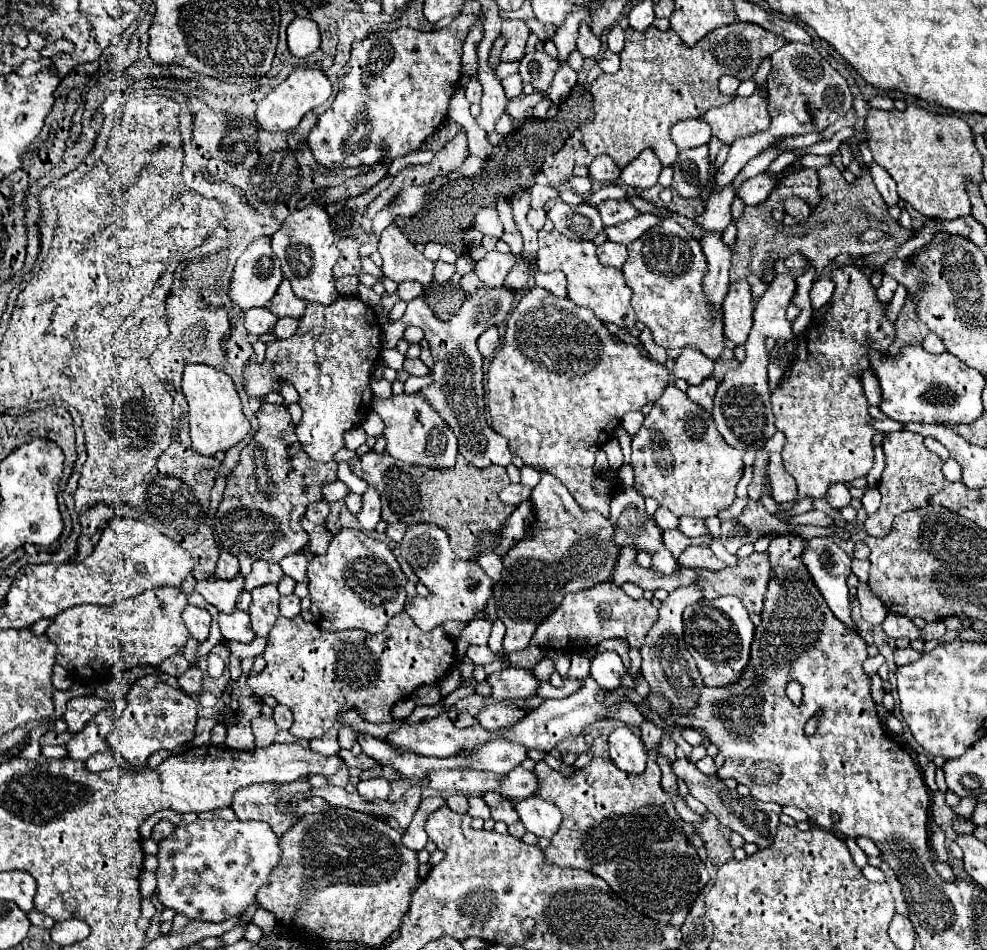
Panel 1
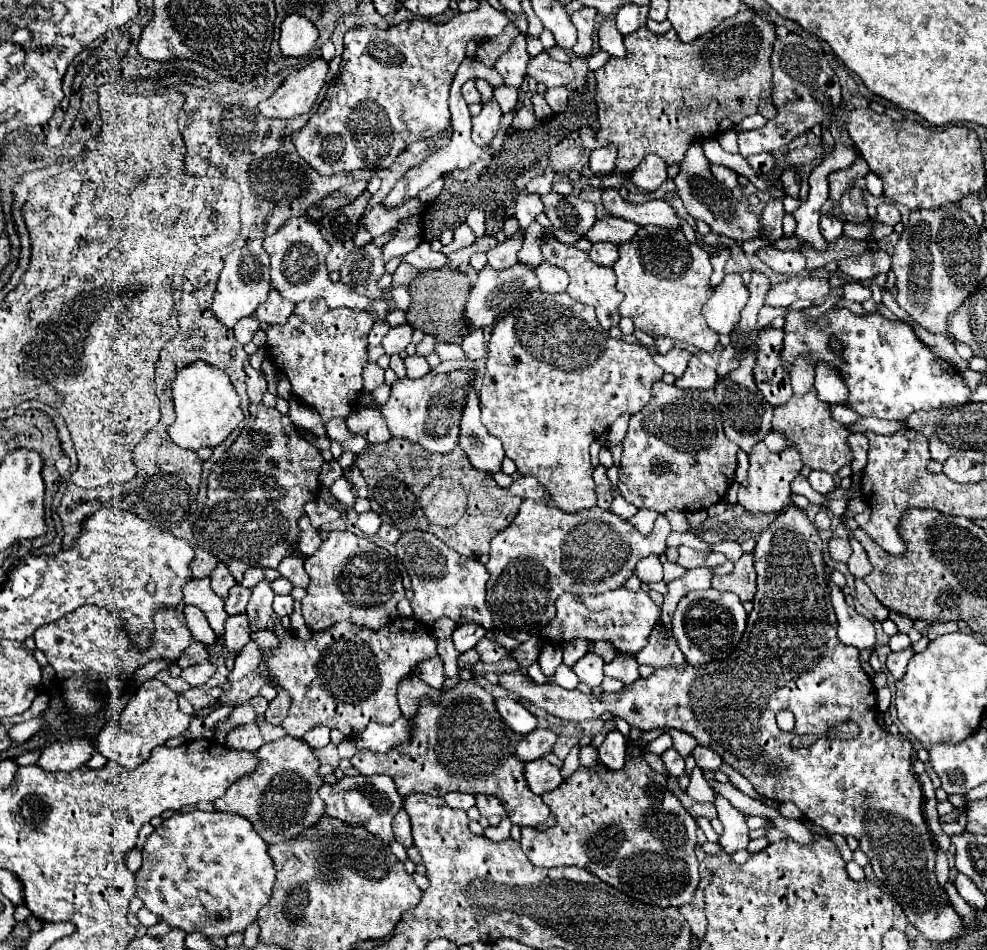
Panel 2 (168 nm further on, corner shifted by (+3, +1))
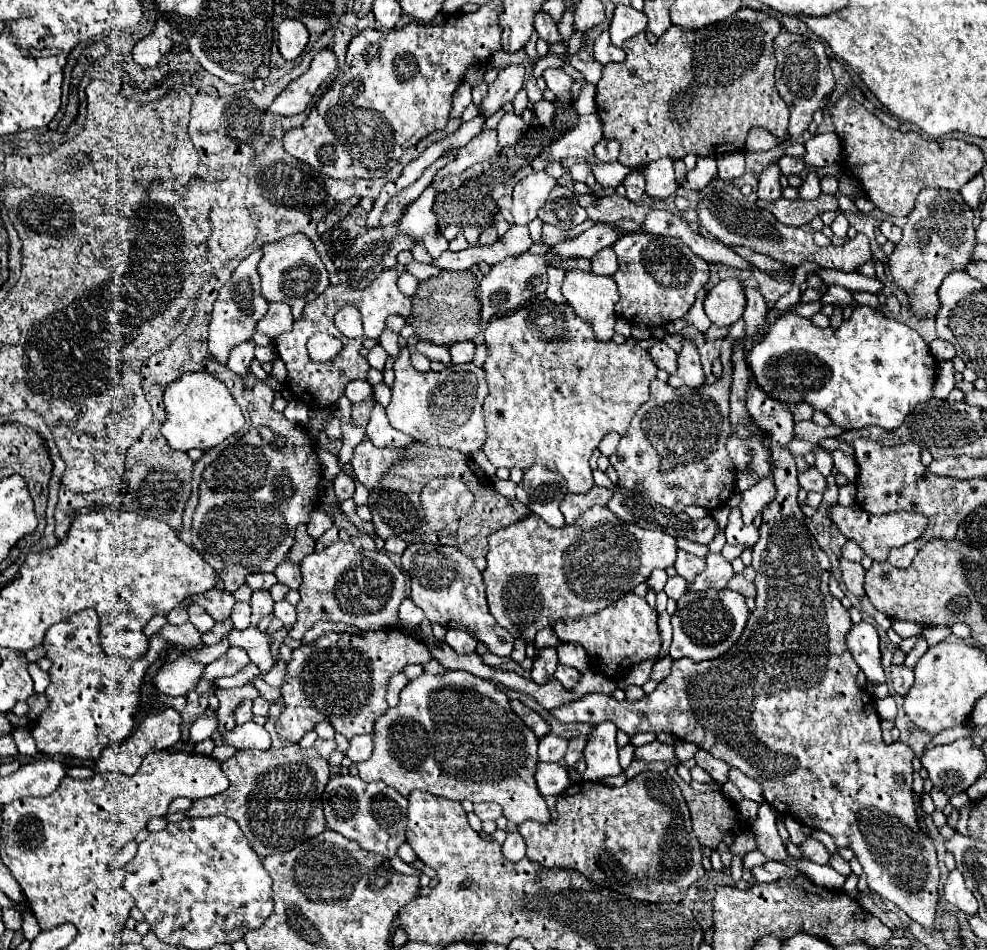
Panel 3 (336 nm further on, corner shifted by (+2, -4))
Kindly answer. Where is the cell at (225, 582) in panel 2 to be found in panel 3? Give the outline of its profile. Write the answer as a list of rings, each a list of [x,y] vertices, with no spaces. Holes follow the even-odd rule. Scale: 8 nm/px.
[[[211,589],[207,593],[201,595],[193,595],[189,598],[190,604],[197,603],[201,607],[207,609],[207,613],[215,619],[215,621],[225,621],[231,615],[231,609],[235,605],[235,599],[229,591],[219,591],[219,589]]]

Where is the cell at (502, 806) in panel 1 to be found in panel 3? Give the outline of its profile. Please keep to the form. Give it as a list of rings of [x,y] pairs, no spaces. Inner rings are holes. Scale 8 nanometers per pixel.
[[[475,803],[475,815],[481,819],[481,821],[487,821],[487,819],[499,819],[503,815],[501,807],[497,803]]]

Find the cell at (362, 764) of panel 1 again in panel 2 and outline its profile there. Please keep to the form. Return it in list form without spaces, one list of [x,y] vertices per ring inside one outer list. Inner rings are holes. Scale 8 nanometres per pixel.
[[[460,680],[460,684],[454,690],[442,694],[442,700],[438,706],[432,706],[428,700],[422,702],[418,714],[414,716],[412,740],[406,746],[398,746],[386,754],[358,750],[350,762],[364,776],[372,776],[372,774],[390,776],[402,796],[408,796],[414,792],[426,792],[426,794],[436,794],[436,796],[442,796],[446,792],[492,794],[504,804],[512,824],[516,824],[520,828],[524,828],[524,826],[538,828],[540,824],[546,822],[546,818],[550,816],[550,810],[546,808],[544,800],[528,788],[528,784],[524,780],[524,774],[522,774],[524,762],[520,762],[514,756],[514,746],[518,744],[520,738],[522,736],[514,734],[500,720],[500,716],[494,708],[494,698],[480,684],[476,684],[474,680],[470,680],[470,682]]]

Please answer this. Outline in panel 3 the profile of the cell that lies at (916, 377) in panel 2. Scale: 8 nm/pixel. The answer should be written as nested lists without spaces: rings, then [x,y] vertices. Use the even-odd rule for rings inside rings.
[[[857,307],[851,319],[843,321],[837,331],[831,327],[815,327],[809,319],[797,313],[787,313],[769,327],[767,335],[757,341],[749,353],[745,353],[745,361],[757,387],[765,389],[773,399],[809,403],[815,411],[827,413],[833,425],[847,431],[871,425],[887,431],[897,429],[919,403],[931,399],[935,381],[935,359],[919,333],[869,307]]]

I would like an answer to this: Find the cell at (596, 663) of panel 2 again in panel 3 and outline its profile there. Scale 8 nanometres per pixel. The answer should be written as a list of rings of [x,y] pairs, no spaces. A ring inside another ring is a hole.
[[[557,665],[557,669],[555,669],[555,673],[553,673],[553,677],[565,687],[565,689],[573,689],[575,685],[577,685],[577,681],[579,681],[579,677],[581,677],[581,673],[577,671],[577,669],[573,669],[573,667],[565,667],[565,665]]]

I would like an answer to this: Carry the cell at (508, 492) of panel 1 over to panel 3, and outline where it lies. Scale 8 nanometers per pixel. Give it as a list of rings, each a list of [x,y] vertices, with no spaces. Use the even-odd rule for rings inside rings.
[[[531,465],[529,469],[525,469],[523,479],[517,485],[517,499],[551,527],[565,525],[565,519],[559,511],[563,497],[565,479],[561,477],[561,473],[553,473],[543,465]]]

